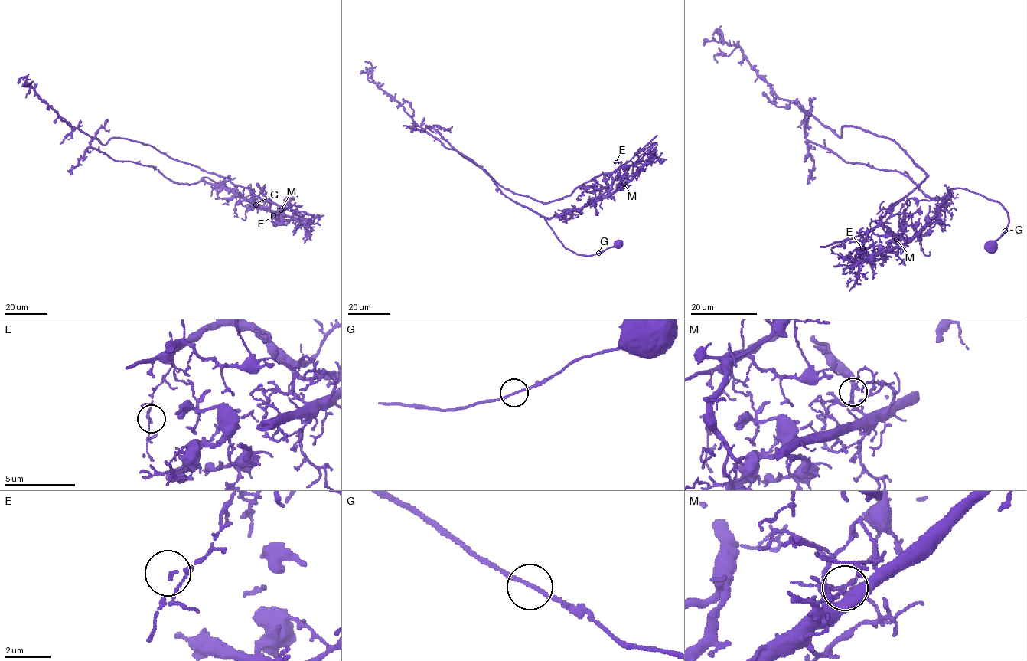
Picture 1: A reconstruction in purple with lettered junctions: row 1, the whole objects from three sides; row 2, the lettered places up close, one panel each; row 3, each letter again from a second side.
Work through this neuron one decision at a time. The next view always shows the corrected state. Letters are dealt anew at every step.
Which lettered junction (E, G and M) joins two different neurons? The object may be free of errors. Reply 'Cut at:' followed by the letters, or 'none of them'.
Cut at: M

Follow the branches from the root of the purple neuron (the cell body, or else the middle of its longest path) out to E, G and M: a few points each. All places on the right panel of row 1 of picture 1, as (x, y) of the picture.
E: (989, 246), (1007, 229), (1007, 211), (998, 201), (951, 188), (913, 237), (875, 227), (862, 248)
G: (989, 246), (990, 241), (997, 240), (1005, 230)
M: (989, 246), (1007, 229), (1008, 213), (998, 201), (963, 188), (951, 188), (911, 240), (898, 244), (895, 239)

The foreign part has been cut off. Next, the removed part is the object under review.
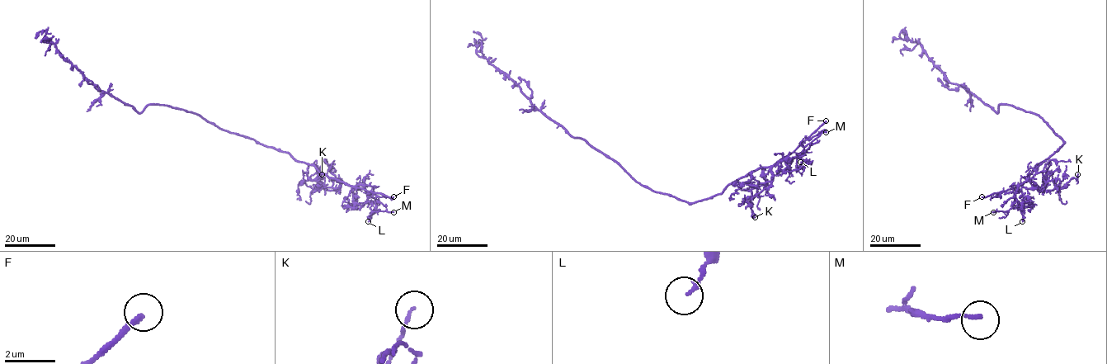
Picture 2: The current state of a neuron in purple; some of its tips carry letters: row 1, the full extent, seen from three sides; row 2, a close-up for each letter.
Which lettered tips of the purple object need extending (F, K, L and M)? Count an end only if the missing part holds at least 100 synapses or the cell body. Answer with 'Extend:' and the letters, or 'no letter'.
Extend: F

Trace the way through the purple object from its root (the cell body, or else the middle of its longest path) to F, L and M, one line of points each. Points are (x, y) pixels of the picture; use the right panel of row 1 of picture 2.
F: (1041, 118), (1063, 144), (1038, 164), (1021, 185), (982, 196)
L: (1041, 118), (1063, 144), (1038, 164), (1028, 178), (1018, 186), (1015, 198), (1021, 205), (1022, 221)
M: (1041, 118), (1063, 144), (1018, 186), (1016, 201), (1010, 208), (993, 212)

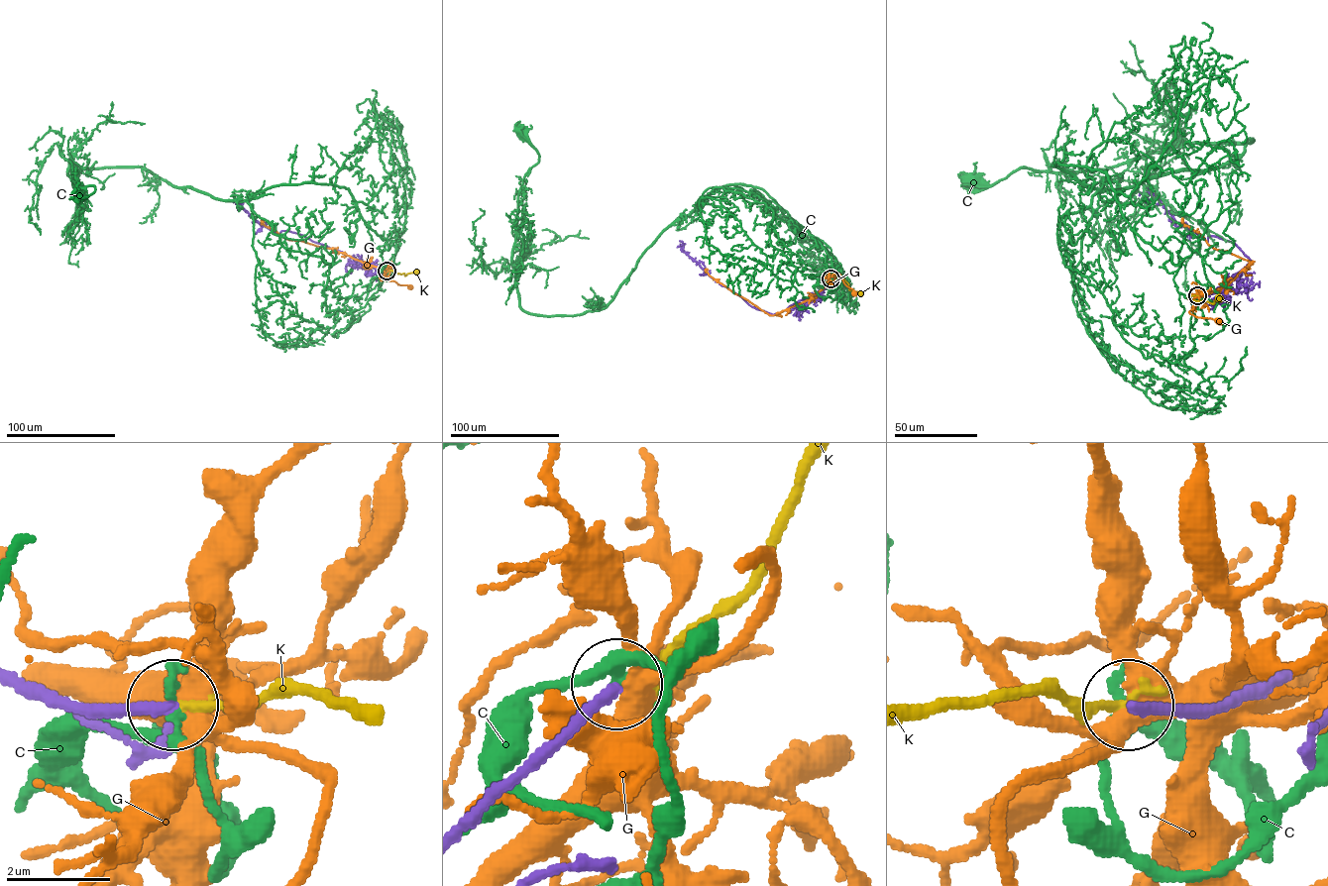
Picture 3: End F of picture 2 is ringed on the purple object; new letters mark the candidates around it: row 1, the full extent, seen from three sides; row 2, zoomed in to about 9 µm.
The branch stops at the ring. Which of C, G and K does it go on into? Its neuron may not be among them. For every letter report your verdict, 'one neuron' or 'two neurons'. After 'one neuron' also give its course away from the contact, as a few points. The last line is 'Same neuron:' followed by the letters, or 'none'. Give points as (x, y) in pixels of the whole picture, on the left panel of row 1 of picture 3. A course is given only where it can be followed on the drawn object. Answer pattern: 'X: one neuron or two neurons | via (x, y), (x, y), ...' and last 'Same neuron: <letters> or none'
C: two neurons
G: two neurons
K: one neuron | via (387, 271), (404, 276), (417, 272)
Same neuron: K

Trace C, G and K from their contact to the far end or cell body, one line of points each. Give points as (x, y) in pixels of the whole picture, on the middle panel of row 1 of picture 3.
C: (830, 278), (826, 250), (763, 189), (726, 184), (603, 308), (526, 312), (512, 250), (539, 154), (519, 131)
G: (830, 279), (833, 274), (839, 274), (854, 293)
K: (830, 279), (838, 274), (849, 289), (861, 293)

